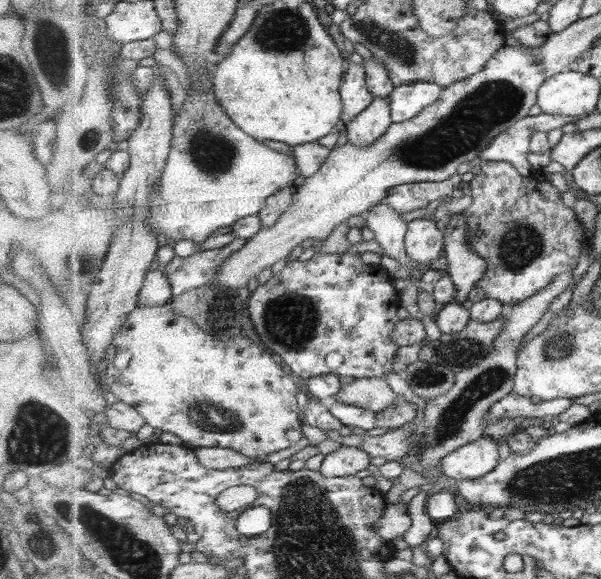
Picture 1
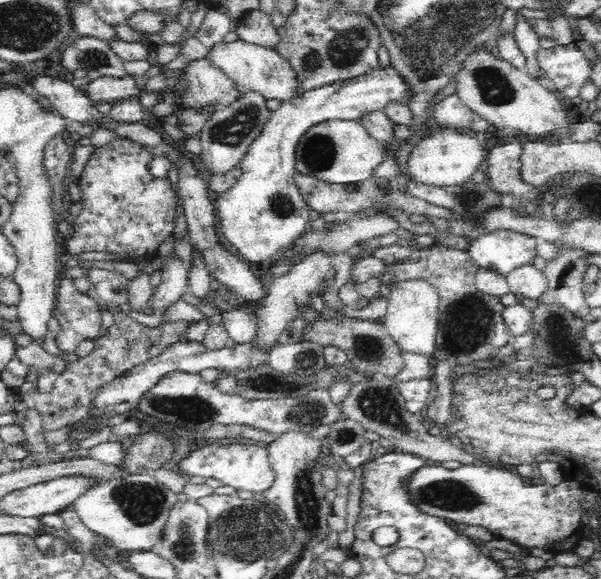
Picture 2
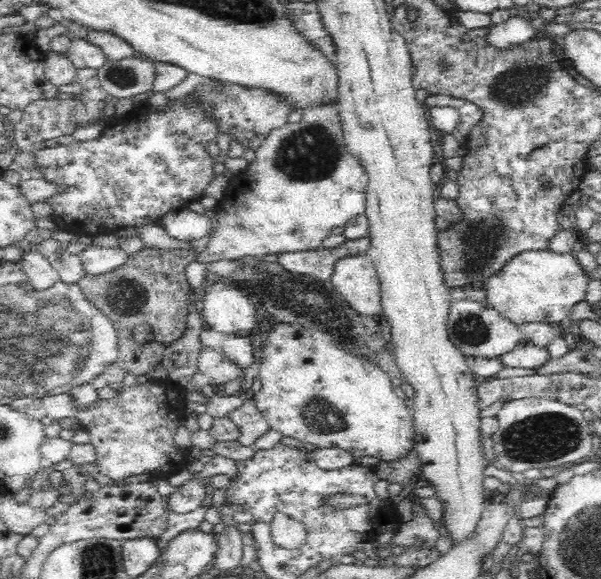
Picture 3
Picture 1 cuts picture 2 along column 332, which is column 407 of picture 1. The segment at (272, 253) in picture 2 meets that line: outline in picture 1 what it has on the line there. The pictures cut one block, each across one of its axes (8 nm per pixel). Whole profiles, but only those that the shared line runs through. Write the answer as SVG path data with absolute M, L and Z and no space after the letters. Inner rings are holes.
M408 82L388 96L394 122L405 122L418 116L423 109L442 97L444 86L436 82Z

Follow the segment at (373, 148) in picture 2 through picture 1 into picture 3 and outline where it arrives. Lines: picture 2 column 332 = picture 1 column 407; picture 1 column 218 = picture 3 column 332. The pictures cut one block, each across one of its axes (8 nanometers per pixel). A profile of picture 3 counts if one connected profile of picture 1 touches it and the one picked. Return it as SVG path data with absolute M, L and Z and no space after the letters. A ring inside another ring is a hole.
M367 255L342 258L336 262L330 279L338 294L359 316L383 319L380 279Z

